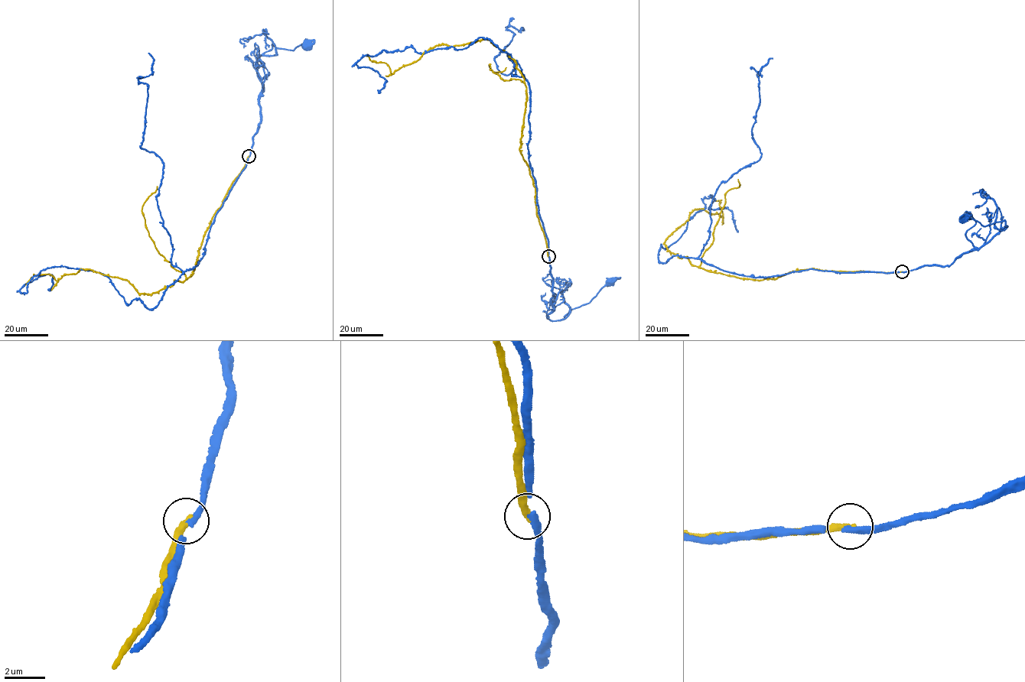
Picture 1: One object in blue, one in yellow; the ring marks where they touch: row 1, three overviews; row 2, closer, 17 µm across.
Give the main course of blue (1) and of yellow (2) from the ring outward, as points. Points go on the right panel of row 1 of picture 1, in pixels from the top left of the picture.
1: (902, 271), (926, 266), (948, 266), (964, 253), (981, 247), (1007, 226), (1006, 221), (985, 226), (964, 217)
2: (902, 271), (811, 268), (760, 280), (693, 266), (665, 240), (695, 209), (723, 218), (720, 200), (712, 202)

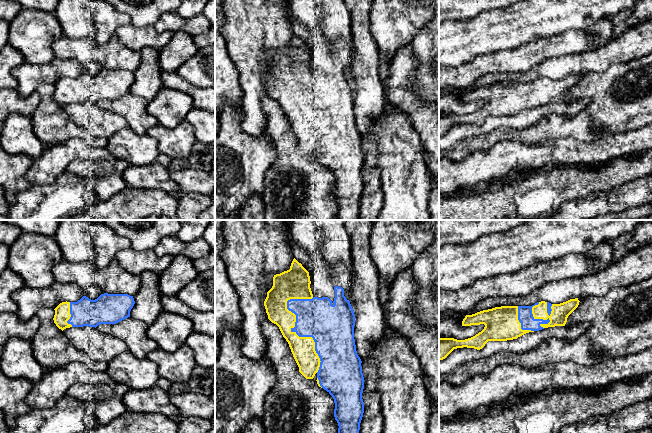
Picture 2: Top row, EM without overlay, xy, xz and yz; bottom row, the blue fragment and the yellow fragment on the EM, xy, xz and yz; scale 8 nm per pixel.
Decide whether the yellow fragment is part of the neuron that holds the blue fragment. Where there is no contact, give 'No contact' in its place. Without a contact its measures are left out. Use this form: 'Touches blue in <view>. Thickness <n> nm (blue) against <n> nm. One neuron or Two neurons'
Touches blue in xz. Thickness 360 nm (blue) against 190 nm. Two neurons

